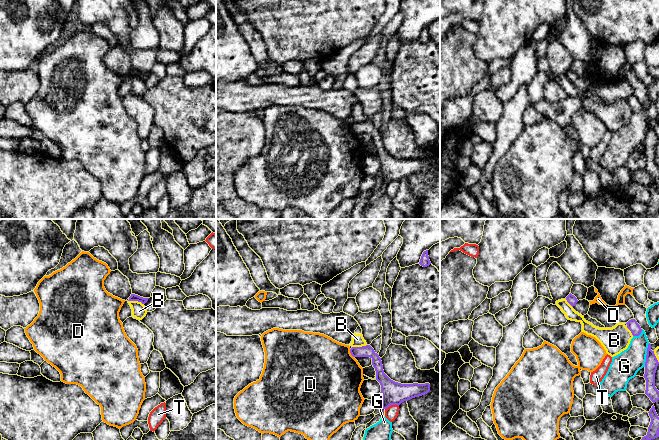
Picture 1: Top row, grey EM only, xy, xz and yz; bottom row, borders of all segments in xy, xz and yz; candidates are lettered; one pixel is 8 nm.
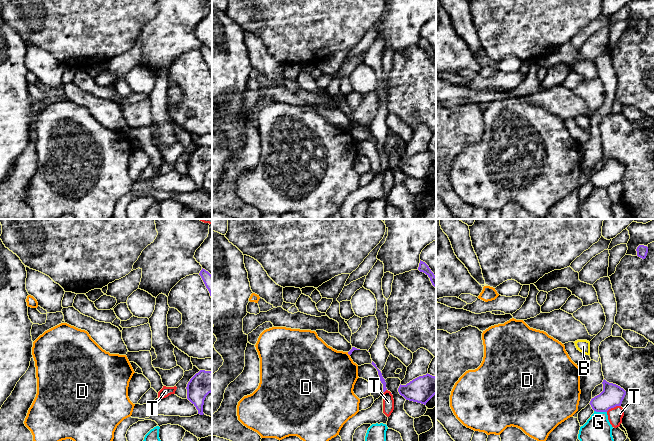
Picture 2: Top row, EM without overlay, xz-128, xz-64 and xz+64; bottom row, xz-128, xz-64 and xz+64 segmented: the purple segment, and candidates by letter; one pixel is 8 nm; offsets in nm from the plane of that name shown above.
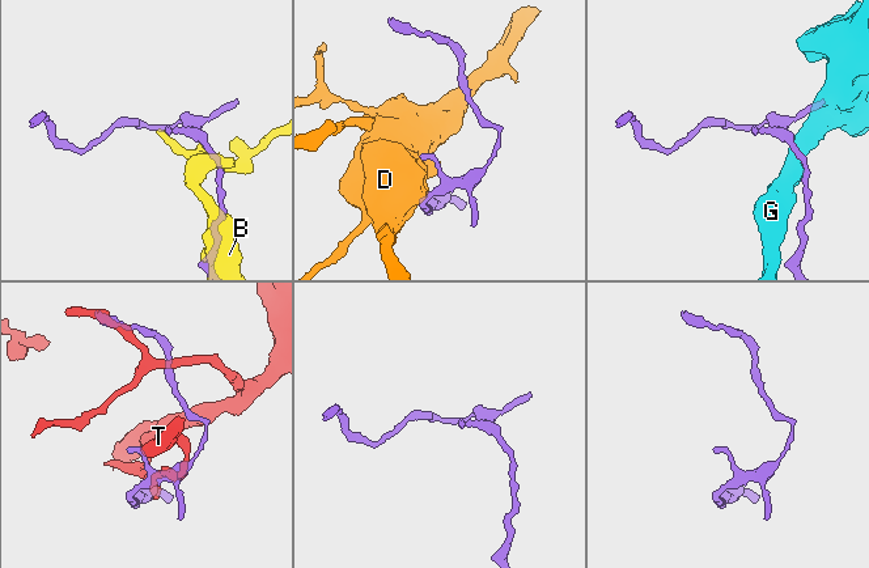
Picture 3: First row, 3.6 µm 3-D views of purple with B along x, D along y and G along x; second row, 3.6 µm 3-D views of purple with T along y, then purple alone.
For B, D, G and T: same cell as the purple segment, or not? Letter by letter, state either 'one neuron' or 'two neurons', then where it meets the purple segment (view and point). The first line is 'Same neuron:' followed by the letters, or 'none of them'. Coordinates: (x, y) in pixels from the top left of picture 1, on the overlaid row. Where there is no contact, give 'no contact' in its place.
Same neuron: none of them
B: two neurons; contact xy (136, 300)
D: two neurons; contact xz (350, 352)
G: two neurons; contact yz (646, 355)
T: two neurons; contact xz (391, 404)

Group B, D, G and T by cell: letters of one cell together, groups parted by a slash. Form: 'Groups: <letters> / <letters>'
Groups: B / D / G / T

